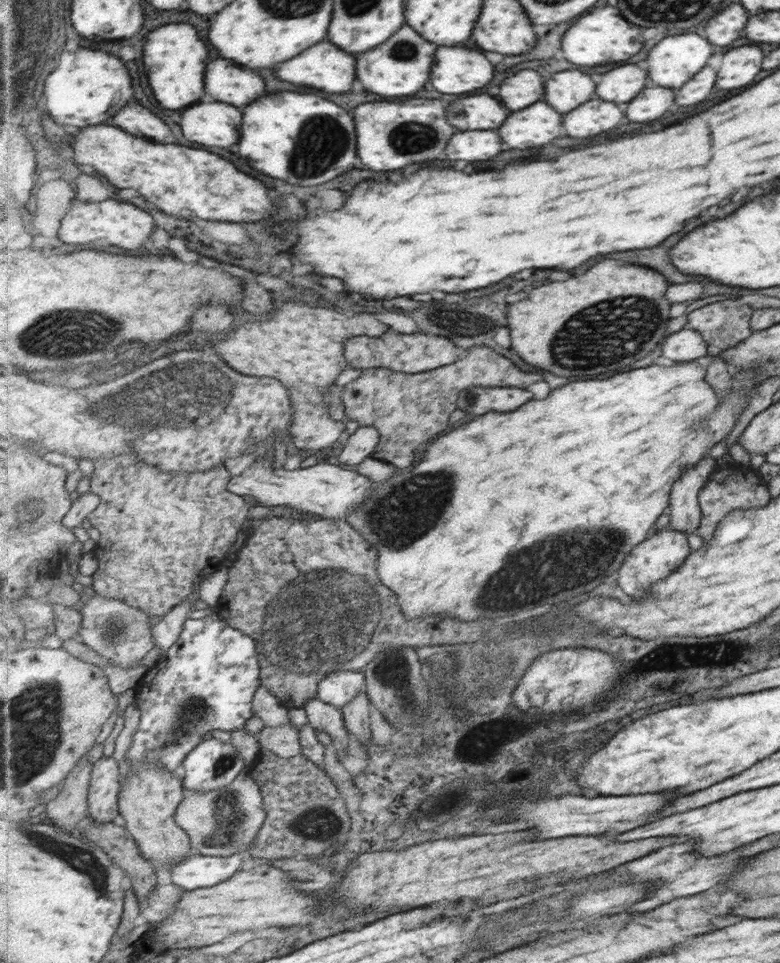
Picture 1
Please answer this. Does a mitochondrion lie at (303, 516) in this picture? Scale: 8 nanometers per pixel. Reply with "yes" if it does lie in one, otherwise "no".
no

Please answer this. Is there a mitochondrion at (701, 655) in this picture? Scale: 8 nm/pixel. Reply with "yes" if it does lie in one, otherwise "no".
yes

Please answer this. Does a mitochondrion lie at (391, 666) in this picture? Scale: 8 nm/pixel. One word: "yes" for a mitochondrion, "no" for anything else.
yes

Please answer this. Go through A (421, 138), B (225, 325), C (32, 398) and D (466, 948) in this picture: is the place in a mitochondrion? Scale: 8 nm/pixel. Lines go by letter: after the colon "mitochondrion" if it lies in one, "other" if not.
A: mitochondrion
B: other
C: other
D: mitochondrion

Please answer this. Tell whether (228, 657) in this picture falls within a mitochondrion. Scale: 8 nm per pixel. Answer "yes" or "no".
no

